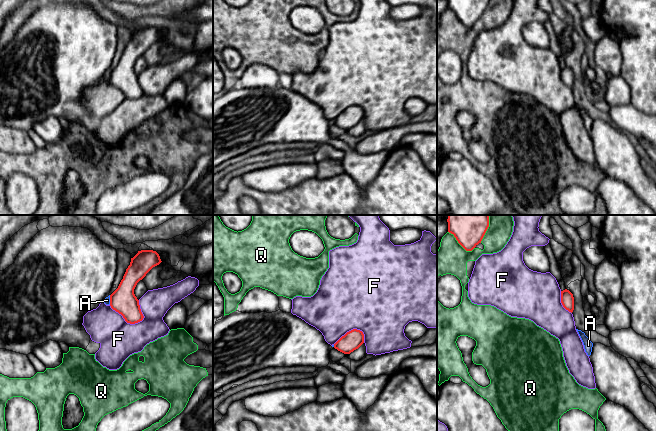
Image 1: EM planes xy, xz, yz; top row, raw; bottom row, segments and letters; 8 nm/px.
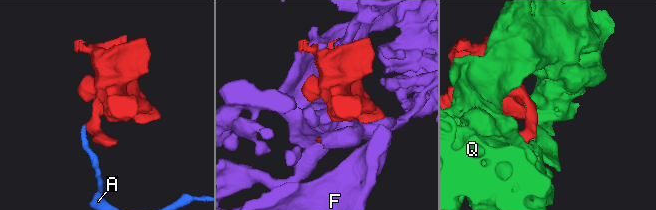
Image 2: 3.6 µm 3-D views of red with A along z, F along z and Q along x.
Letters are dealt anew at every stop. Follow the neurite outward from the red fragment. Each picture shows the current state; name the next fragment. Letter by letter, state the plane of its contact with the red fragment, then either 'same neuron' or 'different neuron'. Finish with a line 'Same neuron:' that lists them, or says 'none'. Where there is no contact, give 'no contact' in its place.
A: meets red in xy; different neuron
F: meets red in xy; same neuron
Q: meets red in yz; different neuron
Same neuron: F

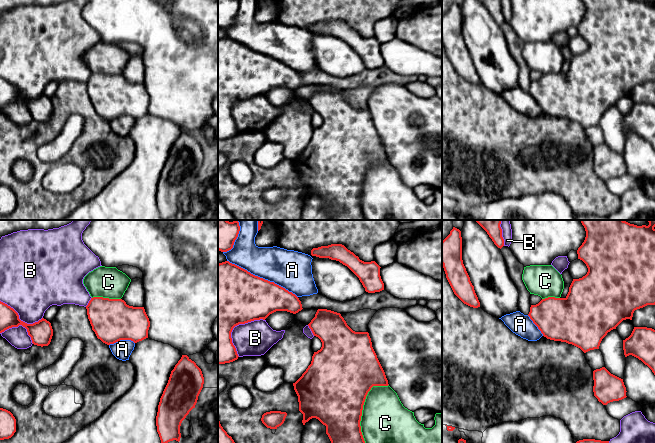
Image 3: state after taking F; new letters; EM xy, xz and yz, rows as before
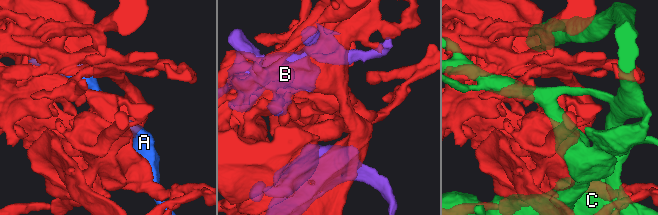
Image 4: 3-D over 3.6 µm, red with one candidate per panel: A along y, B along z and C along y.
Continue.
A: meets red in xz; different neuron
B: meets red in xz; different neuron
C: meets red in xz; different neuron
Same neuron: none

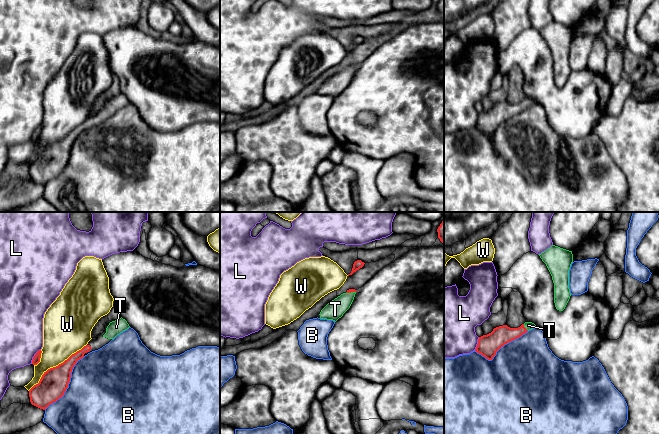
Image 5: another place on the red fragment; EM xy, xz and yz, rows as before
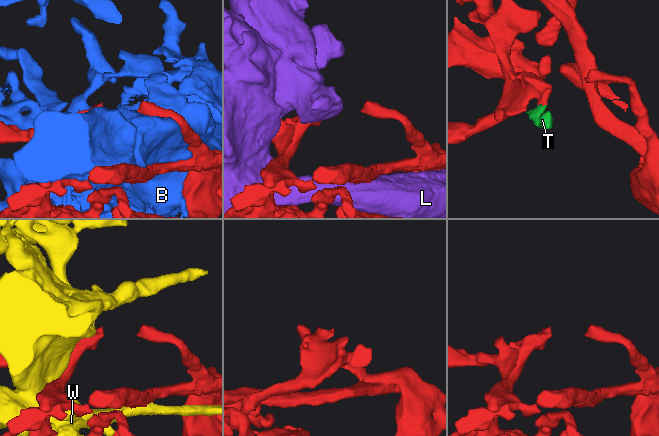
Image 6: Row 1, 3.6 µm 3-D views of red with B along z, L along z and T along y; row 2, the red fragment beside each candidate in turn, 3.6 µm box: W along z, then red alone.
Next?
B: meets red in xy; different neuron
L: meets red in xy; different neuron
T: meets red in yz; same neuron
W: meets red in xy; different neuron
Same neuron: T

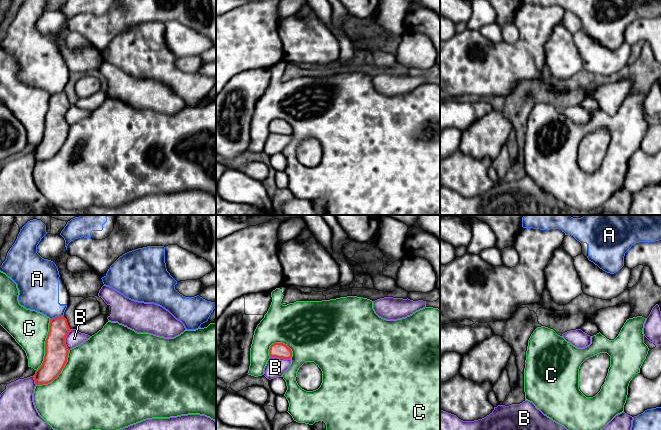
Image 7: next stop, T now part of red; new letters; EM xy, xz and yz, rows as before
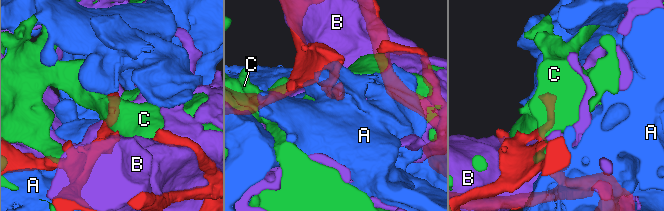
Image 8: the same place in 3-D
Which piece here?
A: meets red in xy; different neuron
B: meets red in xy; different neuron
C: meets red in xy; different neuron
Same neuron: none

